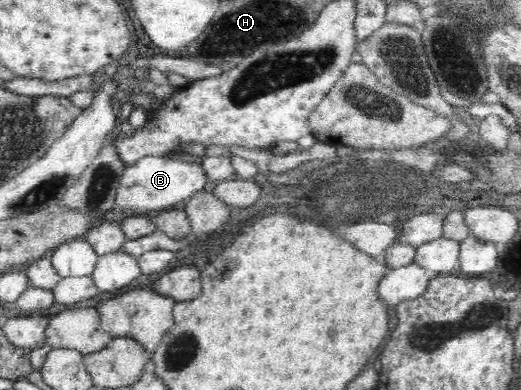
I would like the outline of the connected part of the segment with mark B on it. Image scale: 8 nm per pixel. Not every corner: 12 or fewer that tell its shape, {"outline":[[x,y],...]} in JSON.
{"outline":[[144,156],[124,169],[116,211],[168,210],[203,190],[197,163]]}

